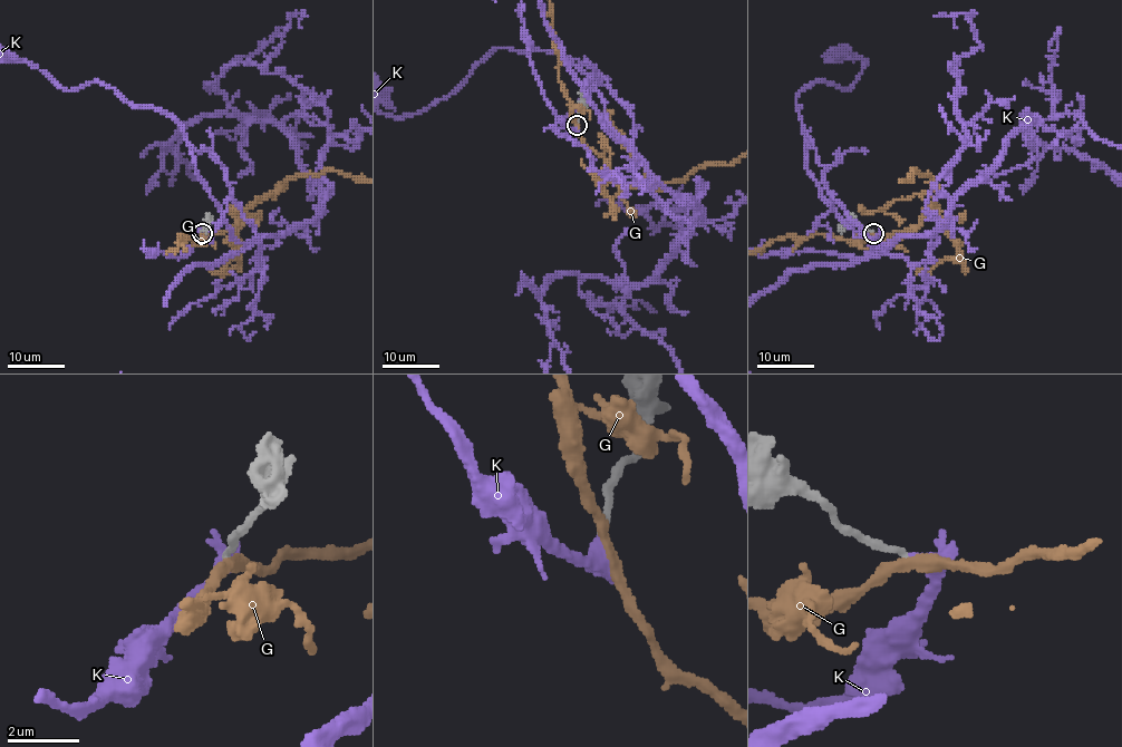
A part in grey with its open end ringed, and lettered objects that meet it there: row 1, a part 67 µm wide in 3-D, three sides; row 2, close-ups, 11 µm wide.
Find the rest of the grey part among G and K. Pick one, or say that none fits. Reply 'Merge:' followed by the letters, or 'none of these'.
Merge: K

